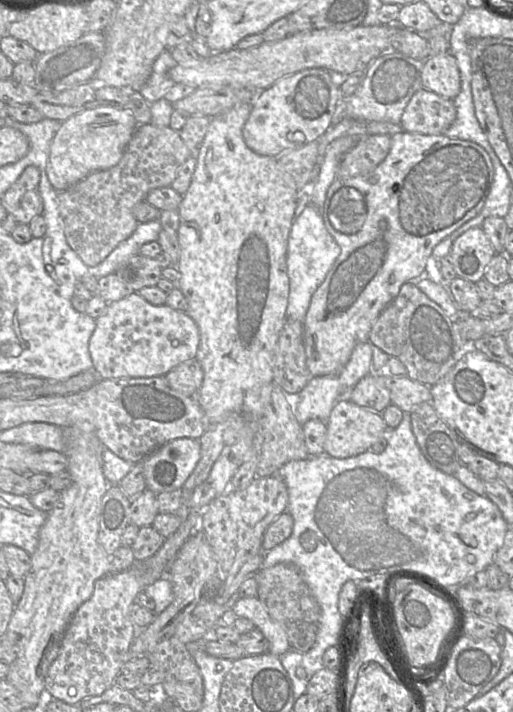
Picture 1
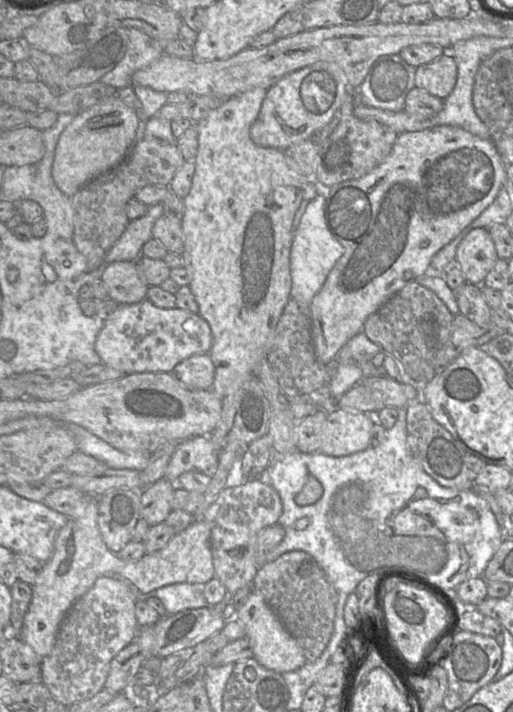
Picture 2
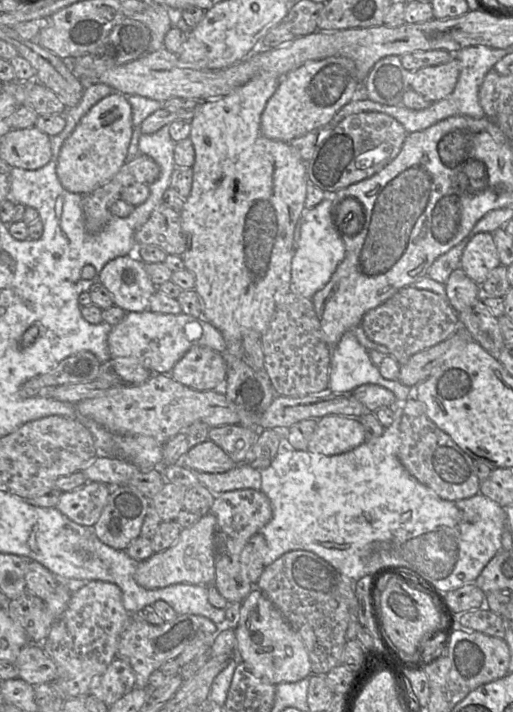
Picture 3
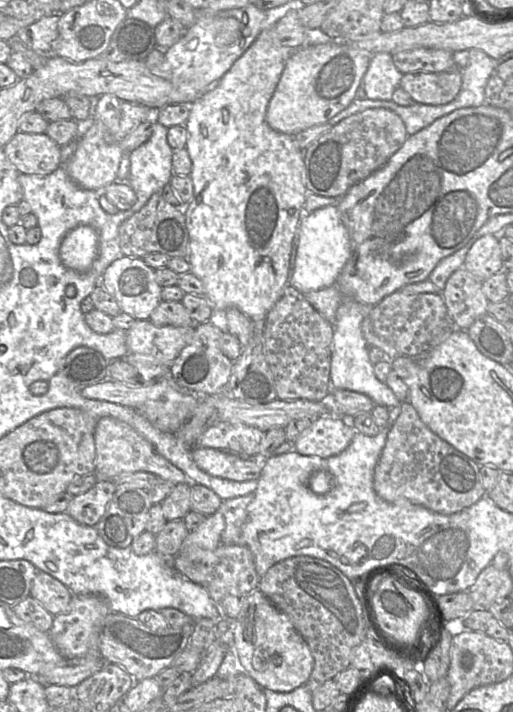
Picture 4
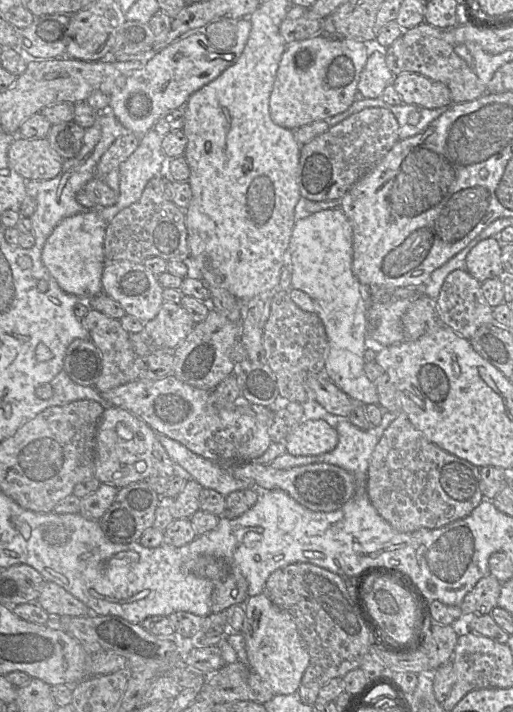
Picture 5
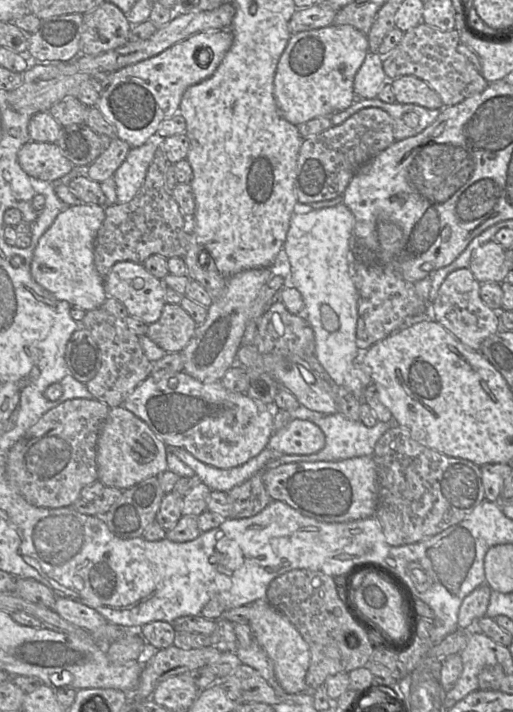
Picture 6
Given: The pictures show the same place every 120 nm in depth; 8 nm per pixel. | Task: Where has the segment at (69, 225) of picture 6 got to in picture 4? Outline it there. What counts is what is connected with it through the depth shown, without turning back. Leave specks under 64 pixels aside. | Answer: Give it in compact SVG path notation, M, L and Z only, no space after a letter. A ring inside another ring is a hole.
M80 225L62 240L59 257L62 264L78 273L86 273L98 256L99 236L88 225Z

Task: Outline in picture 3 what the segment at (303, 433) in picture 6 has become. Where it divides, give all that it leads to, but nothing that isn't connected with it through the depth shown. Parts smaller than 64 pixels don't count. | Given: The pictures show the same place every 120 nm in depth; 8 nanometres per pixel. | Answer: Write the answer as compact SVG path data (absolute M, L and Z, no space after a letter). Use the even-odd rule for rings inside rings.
M329 415L318 420L307 450L337 455L356 448L365 440L365 430L359 418Z

